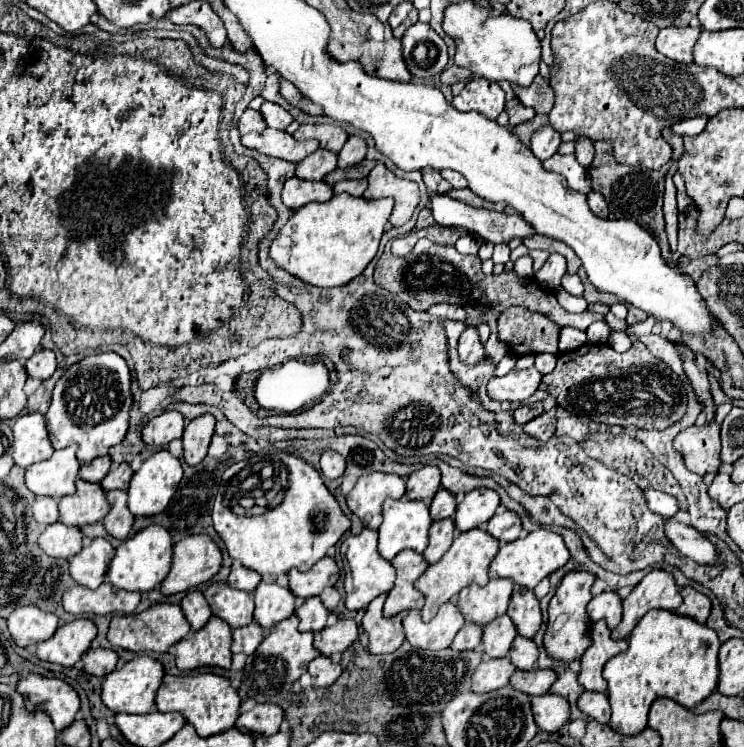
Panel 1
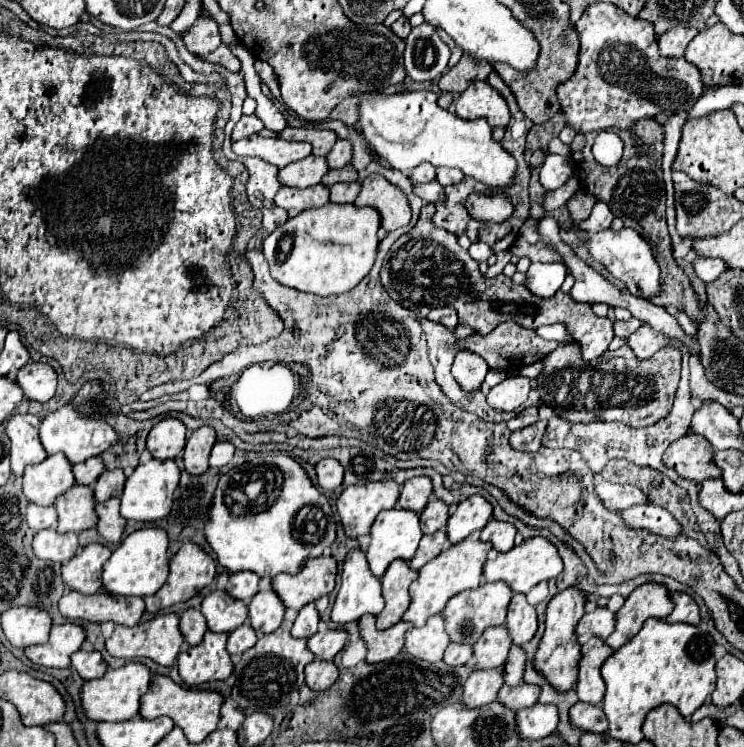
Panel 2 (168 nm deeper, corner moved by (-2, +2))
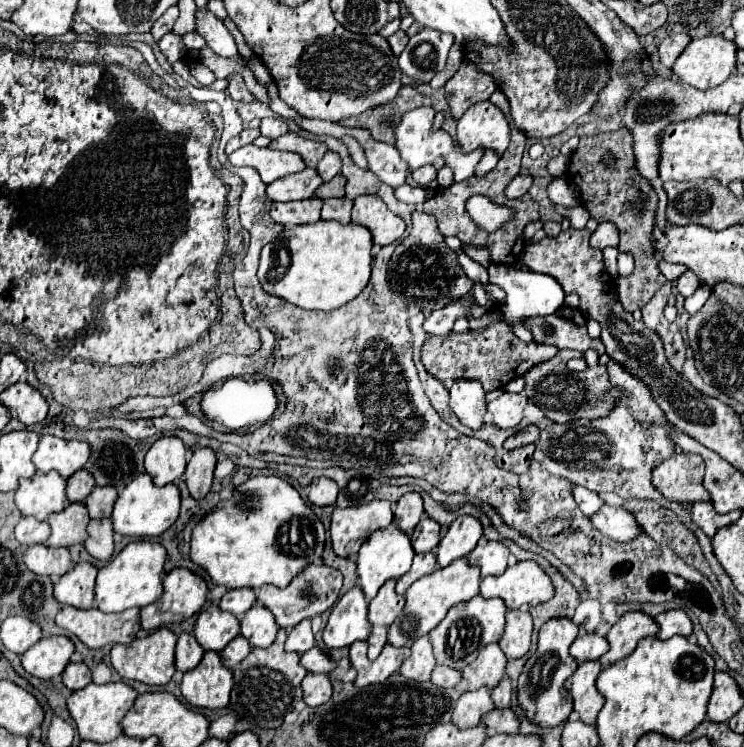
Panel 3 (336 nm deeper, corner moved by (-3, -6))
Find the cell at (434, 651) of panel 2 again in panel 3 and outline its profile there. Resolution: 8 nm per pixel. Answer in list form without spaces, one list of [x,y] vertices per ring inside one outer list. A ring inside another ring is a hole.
[[[423,636],[411,646],[411,656],[403,662],[399,672],[409,680],[427,682],[433,668],[435,668],[435,656],[431,650],[431,642],[427,636]]]

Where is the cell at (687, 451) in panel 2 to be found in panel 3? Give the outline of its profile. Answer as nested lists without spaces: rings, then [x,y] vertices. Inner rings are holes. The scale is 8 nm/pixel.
[[[681,452],[681,454],[673,454],[671,458],[661,462],[653,470],[651,484],[671,502],[683,502],[683,504],[685,502],[707,502],[709,492],[703,488],[703,472],[705,472],[705,462],[701,456]]]

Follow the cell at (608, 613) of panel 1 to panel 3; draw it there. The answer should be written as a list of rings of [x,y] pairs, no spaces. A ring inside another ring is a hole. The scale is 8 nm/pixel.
[[[583,634],[571,644],[571,656],[577,660],[577,664],[583,664],[587,660],[599,660],[609,650],[609,642],[605,636],[599,634]]]

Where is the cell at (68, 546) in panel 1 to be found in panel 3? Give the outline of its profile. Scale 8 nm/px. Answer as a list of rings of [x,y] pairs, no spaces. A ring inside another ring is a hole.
[[[35,544],[25,550],[23,562],[31,572],[55,578],[69,570],[71,556],[67,548],[47,548],[45,544]]]

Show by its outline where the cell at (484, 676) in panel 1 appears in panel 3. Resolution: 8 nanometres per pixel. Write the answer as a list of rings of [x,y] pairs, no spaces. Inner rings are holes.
[[[487,688],[465,692],[453,708],[453,724],[461,730],[477,726],[481,722],[481,718],[493,708],[489,694],[491,692]]]

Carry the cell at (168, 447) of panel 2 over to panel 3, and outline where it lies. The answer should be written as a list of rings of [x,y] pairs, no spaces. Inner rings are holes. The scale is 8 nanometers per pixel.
[[[163,436],[149,448],[145,456],[145,470],[157,486],[171,484],[185,472],[185,454],[187,450],[179,438]]]

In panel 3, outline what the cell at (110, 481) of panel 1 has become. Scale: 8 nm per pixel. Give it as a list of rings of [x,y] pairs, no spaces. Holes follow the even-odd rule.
[[[97,486],[85,498],[85,506],[91,518],[111,518],[115,500],[117,500],[117,490],[113,486]]]

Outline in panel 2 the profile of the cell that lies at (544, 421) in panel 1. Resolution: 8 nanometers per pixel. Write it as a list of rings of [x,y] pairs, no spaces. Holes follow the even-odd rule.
[[[538,420],[536,424],[530,424],[530,428],[512,432],[512,436],[510,436],[512,448],[524,450],[524,452],[538,452],[538,448],[542,446],[542,436],[544,436],[546,424],[548,424],[546,420]]]

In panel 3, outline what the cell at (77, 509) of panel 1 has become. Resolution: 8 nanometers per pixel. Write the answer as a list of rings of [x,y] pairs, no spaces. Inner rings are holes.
[[[79,502],[69,504],[65,510],[51,514],[47,518],[51,526],[51,536],[47,538],[47,548],[69,548],[73,544],[81,544],[87,538],[89,514],[87,508]]]

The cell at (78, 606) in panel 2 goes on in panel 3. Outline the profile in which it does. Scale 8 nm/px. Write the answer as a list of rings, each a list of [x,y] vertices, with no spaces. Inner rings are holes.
[[[65,606],[55,624],[71,634],[75,634],[87,648],[103,648],[107,644],[131,644],[133,636],[137,634],[139,626],[139,608],[131,608],[121,614],[105,614],[97,608],[91,610],[77,610]],[[121,620],[123,628],[113,630],[113,622]]]

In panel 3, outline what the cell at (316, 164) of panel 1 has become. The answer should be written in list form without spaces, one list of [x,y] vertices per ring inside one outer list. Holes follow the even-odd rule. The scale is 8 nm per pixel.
[[[305,168],[299,174],[291,174],[271,182],[265,194],[271,202],[293,202],[293,200],[311,198],[321,184],[323,184],[321,176],[313,168]]]

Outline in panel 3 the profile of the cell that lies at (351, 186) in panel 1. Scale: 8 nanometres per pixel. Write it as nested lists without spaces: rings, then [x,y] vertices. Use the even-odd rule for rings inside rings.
[[[329,198],[323,202],[321,220],[337,220],[341,224],[349,224],[351,208],[353,208],[353,202],[347,198]]]

